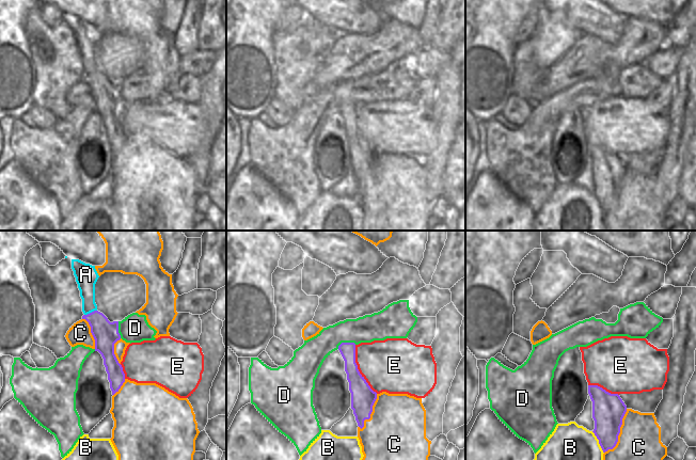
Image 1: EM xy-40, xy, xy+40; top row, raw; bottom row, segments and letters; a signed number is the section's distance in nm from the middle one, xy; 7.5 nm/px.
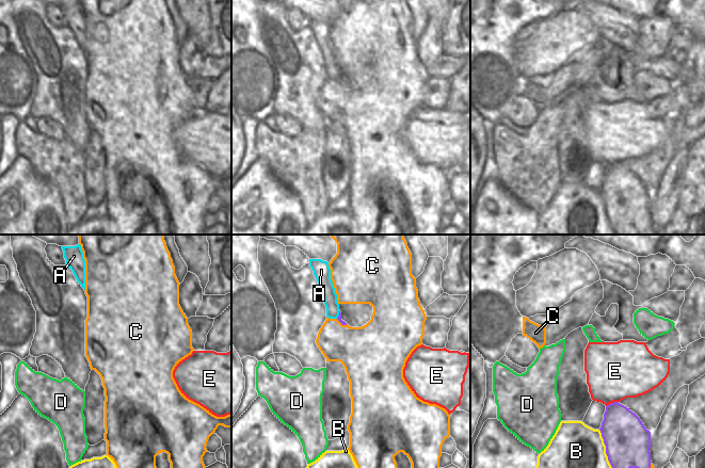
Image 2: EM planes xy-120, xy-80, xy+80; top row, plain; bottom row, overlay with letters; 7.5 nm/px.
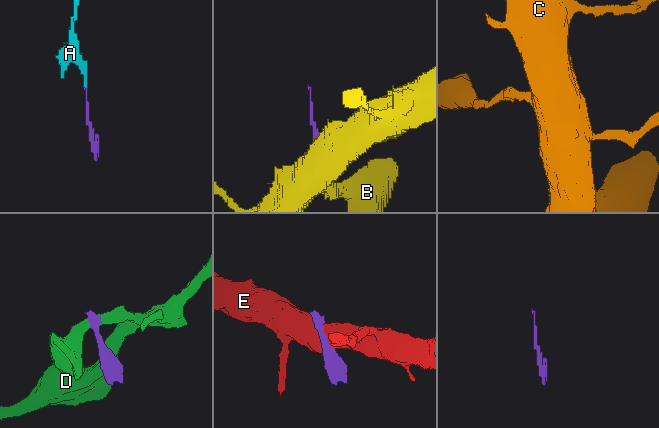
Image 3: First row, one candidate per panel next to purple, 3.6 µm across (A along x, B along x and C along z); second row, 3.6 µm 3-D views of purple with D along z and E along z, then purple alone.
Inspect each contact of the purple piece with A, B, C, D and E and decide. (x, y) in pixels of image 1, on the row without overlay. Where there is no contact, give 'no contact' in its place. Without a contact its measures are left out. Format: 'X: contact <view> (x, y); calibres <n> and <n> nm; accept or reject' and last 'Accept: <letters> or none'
A: contact xy-40 (90, 74); calibres 190 and 140 nm; accept
B: contact xy+40 (599, 203); calibres 240 and 480 nm; reject
C: contact xy+40 (619, 193); calibres 240 and 400 nm; reject
D: contact xy (346, 104); calibres 120 and 200 nm; reject
E: contact xy (358, 130); calibres 180 and 400 nm; reject
Accept: A

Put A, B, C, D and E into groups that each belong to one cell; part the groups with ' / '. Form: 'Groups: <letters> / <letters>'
Groups: A / B / C / D / E.

